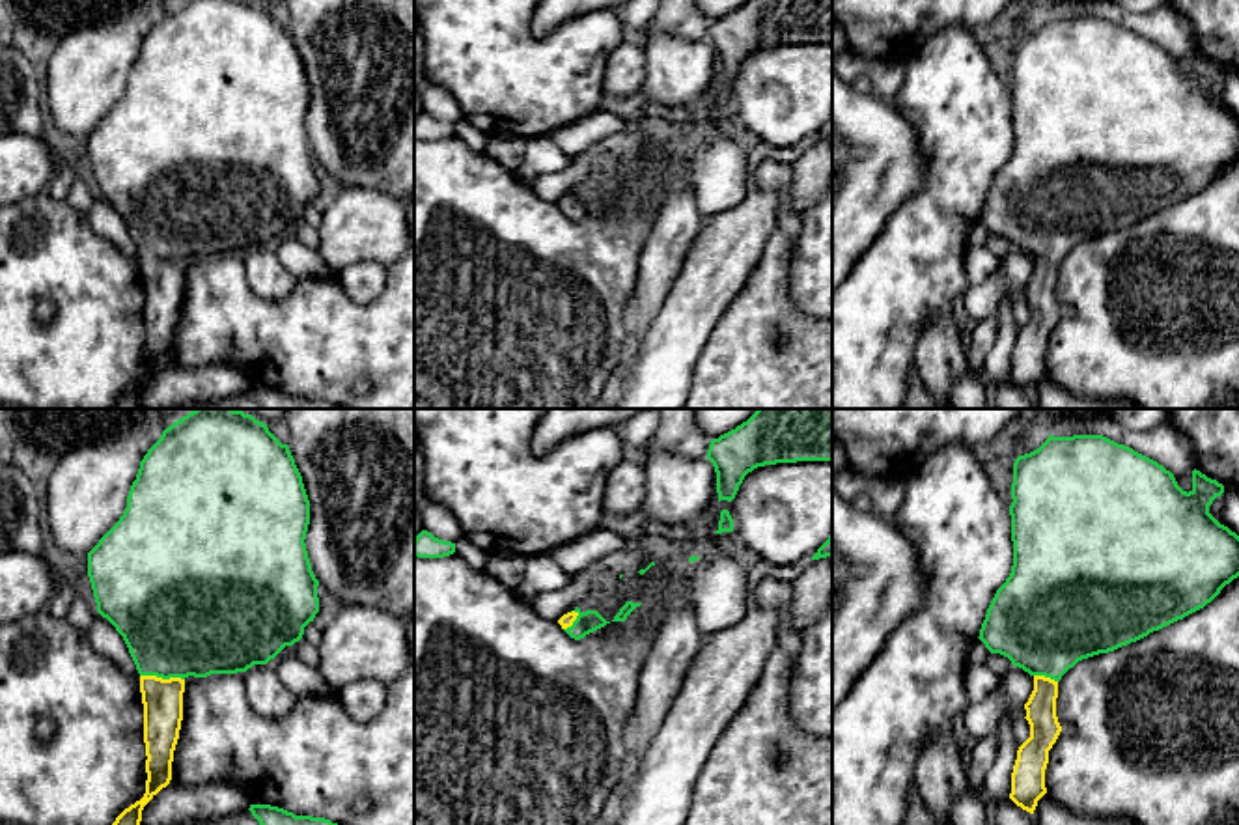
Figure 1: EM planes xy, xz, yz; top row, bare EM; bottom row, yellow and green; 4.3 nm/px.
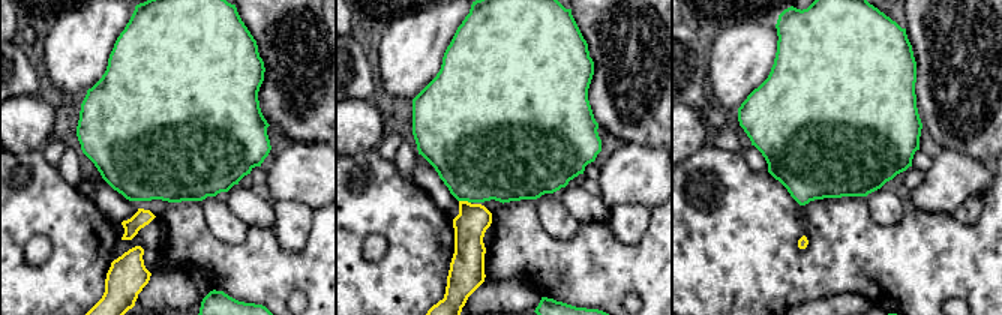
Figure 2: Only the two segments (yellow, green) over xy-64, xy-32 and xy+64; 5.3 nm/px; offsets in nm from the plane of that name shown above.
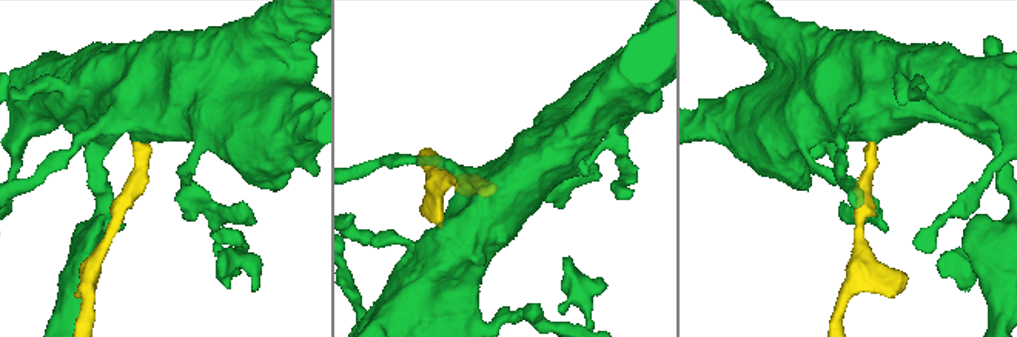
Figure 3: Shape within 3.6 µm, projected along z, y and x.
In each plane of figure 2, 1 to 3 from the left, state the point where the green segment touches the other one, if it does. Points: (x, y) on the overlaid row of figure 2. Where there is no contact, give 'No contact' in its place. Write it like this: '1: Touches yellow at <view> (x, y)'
1: No contact
2: Touches yellow at xy-32 (465, 201)
3: No contact

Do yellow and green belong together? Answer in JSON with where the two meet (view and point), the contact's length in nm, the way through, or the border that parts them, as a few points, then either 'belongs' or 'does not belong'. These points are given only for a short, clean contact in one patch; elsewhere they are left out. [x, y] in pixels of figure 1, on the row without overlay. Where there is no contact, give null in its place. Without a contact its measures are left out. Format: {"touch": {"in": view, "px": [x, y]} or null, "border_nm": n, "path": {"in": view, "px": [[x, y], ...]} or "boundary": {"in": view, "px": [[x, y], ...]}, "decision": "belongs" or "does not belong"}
{"touch": {"in": "xy", "px": [161, 260]}, "border_nm": 190, "path": {"in": "xy", "px": [[163, 280], [161, 260], [176, 204]]}, "decision": "belongs"}

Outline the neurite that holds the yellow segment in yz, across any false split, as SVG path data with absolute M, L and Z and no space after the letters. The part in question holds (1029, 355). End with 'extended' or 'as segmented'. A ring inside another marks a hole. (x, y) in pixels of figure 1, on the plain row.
M1103 17L1052 19L1013 45L1011 123L1013 147L996 172L980 211L980 222L1034 259L1024 286L1030 319L1019 329L1009 381L1034 396L1047 375L1049 332L1062 308L1056 299L1058 263L1079 243L1114 233L1204 190L1239 159L1239 118L1220 106L1209 88L1224 67L1192 52L1192 71L1183 73L1157 43Z | extended

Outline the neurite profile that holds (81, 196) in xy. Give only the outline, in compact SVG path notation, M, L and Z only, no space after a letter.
M75 179L65 200L75 211L88 217L90 207L95 202L95 196L97 192L93 192L86 183L82 183L80 179Z

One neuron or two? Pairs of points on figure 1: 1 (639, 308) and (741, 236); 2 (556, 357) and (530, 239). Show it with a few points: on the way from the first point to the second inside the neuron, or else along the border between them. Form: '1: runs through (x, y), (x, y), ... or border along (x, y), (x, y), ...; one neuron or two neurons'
1: border along (693, 245), (652, 323); two neurons
2: runs through (530, 327), (530, 269); one neuron

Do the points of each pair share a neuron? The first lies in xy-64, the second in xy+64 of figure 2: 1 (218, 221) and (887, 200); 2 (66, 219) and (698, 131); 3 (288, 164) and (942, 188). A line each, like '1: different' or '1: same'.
1: same
2: different
3: same

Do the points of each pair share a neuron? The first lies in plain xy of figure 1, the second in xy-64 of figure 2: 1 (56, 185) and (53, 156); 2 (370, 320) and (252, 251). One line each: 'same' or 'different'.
1: same
2: same

